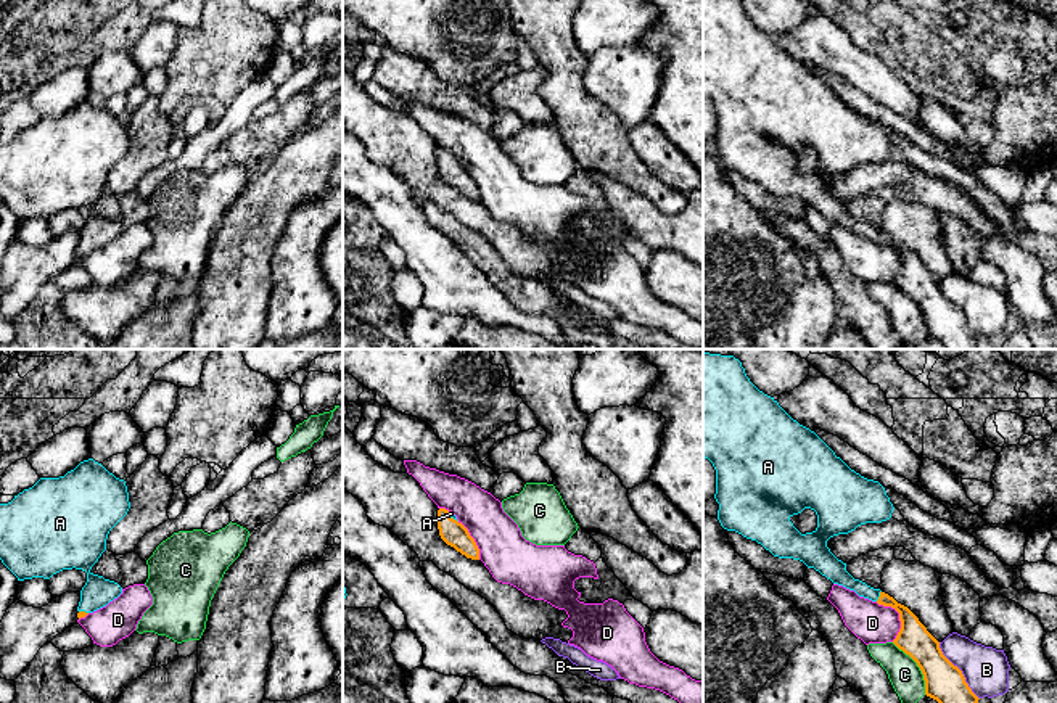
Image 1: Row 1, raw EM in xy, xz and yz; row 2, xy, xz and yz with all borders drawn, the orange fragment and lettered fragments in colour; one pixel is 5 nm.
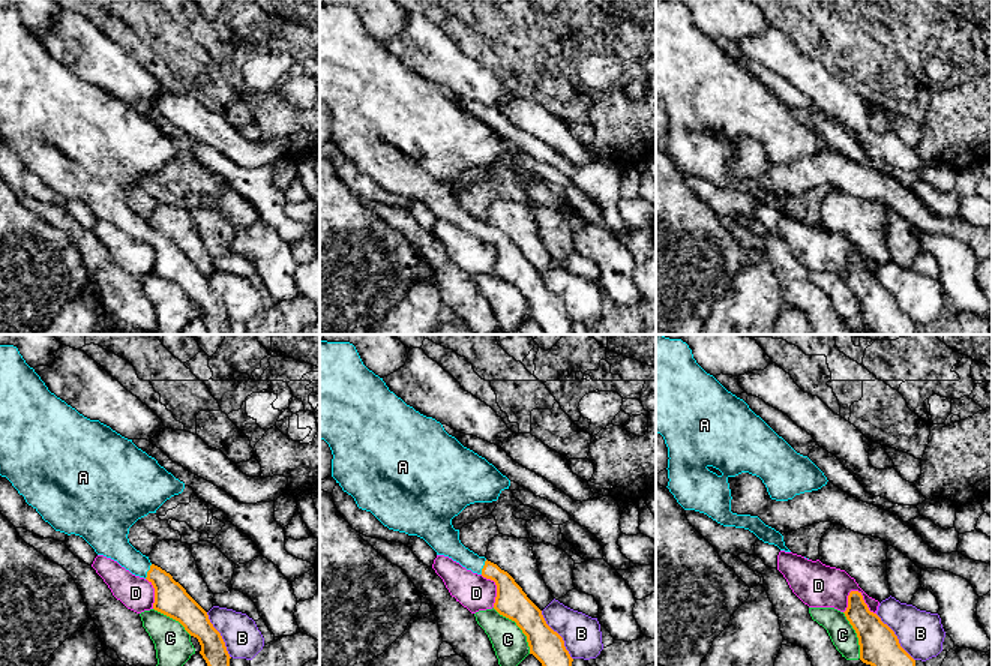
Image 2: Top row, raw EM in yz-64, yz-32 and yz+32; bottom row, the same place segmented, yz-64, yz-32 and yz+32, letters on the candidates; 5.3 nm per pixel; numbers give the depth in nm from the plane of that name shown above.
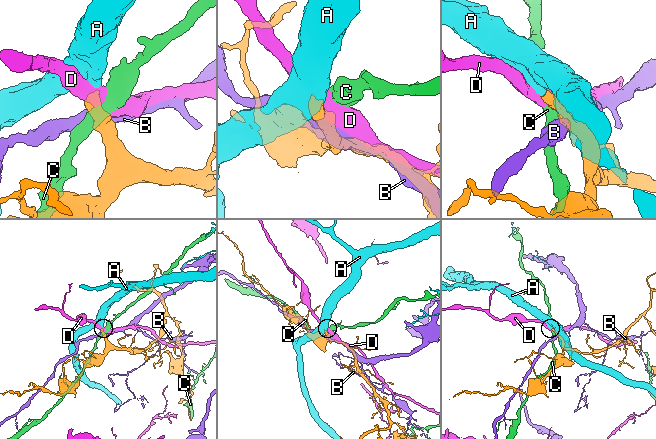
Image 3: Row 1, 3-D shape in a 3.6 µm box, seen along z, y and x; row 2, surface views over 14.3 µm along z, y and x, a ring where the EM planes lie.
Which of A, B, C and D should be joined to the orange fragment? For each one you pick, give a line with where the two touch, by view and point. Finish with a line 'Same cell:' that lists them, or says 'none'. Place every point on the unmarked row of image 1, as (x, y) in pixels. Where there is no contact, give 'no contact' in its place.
A: meets orange in yz at (880, 235)
Same cell: A

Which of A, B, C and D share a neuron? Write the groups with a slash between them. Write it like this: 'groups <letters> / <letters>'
groups A / B / C / D

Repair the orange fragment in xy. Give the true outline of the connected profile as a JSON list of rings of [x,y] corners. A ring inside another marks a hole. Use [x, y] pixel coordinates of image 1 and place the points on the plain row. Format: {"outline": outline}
{"outline": [[[93,98],[80,101],[60,117],[40,117],[8,143],[0,143],[0,199],[18,220],[50,219],[63,209],[82,209],[87,222],[80,230],[77,257],[85,257],[122,233],[122,227],[90,209],[106,190],[109,171],[130,148],[124,119],[116,117]]]}

